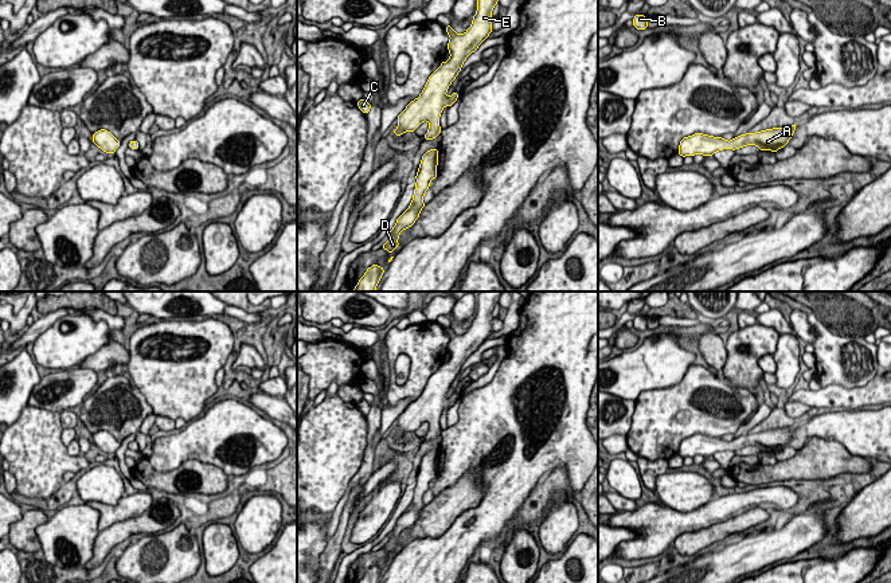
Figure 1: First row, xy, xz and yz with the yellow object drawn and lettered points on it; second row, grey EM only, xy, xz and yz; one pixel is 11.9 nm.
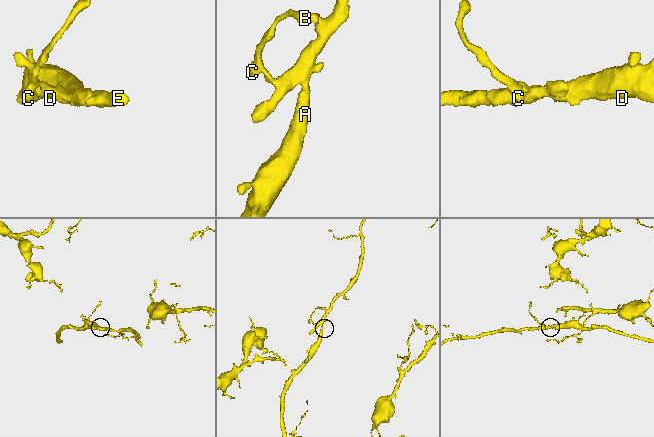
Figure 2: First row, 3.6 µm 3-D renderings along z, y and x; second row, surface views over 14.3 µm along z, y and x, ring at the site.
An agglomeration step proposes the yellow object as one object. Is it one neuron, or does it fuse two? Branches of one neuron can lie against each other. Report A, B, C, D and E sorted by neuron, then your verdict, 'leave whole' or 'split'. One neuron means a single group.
groups A B C D E; leave whole

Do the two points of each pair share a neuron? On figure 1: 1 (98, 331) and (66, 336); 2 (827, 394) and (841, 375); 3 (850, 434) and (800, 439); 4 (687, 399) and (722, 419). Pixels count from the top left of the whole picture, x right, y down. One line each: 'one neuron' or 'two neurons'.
1: one neuron
2: two neurons
3: one neuron
4: one neuron

